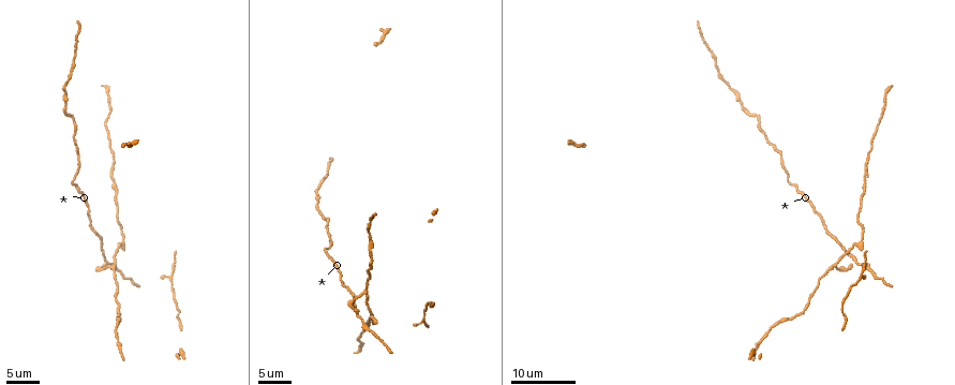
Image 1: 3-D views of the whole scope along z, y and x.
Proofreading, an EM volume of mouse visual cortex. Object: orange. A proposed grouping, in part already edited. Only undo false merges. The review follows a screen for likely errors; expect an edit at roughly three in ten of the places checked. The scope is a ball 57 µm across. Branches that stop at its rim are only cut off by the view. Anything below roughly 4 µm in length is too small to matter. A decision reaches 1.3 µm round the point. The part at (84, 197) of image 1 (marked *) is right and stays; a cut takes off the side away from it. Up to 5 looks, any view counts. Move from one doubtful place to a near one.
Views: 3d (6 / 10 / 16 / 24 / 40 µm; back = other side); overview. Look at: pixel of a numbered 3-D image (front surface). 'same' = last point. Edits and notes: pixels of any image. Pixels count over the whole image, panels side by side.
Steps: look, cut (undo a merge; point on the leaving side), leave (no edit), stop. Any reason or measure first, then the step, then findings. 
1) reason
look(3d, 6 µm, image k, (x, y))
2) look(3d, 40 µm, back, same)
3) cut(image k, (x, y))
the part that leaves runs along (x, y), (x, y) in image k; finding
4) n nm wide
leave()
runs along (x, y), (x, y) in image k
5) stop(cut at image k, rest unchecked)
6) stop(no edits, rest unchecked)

sudden change in width
look(3d, 16 µm, image 1, (78, 189))

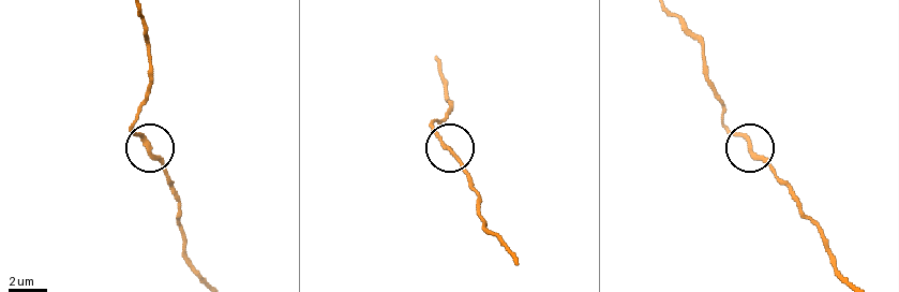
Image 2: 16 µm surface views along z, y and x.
look(3d, 6 µm, image 2, (446, 145))

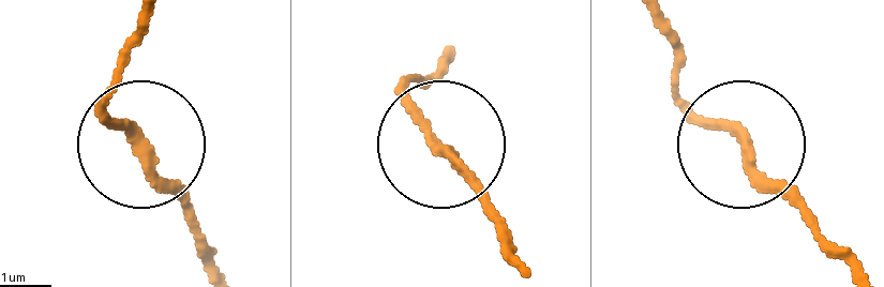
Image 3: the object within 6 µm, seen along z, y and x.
leave()
runs along (808, 223), (684, 100), (672, 65) in image 3; one neuron here

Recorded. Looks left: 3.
look(3d, 24 µm, image 1, (315, 191))

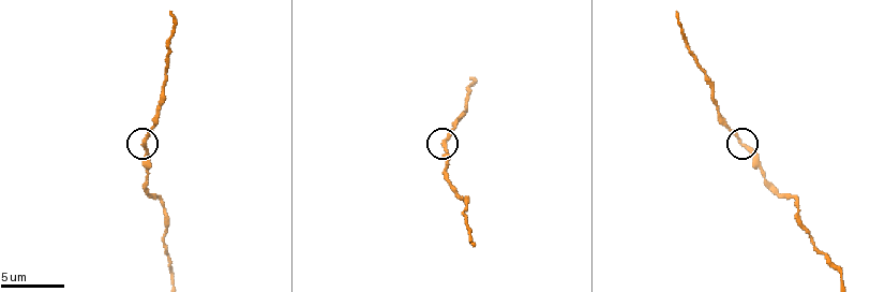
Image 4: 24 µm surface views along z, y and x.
zoom in
look(3d, 6 µm, image 4, (444, 147))

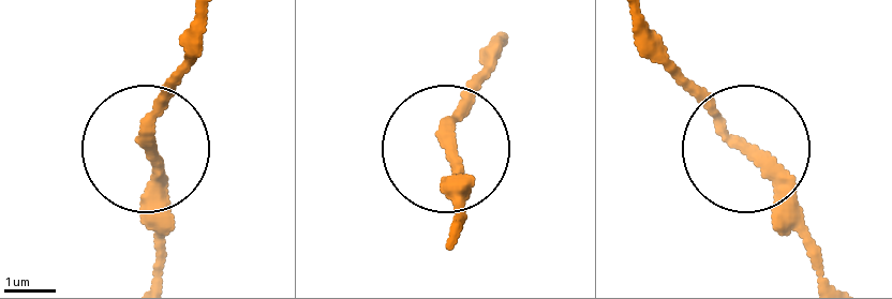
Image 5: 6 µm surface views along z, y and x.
leave()
runs along (151, 277), (151, 136), (189, 63) in image 5; one neuron here

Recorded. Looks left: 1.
stop(no edits, rest unchecked)

